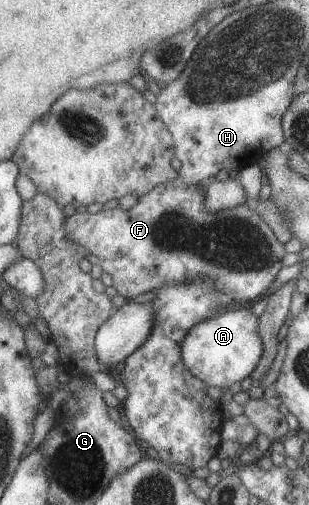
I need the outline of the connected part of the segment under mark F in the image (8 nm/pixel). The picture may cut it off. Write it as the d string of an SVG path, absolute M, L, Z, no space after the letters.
M176 177L157 184L150 192L137 197L136 204L128 210L116 206L96 214L74 213L64 219L63 229L68 240L96 256L101 270L110 274L111 286L122 298L132 298L162 284L188 281L198 274L210 278L215 285L222 285L222 290L234 303L260 298L262 292L272 284L276 272L284 267L279 261L285 253L283 244L246 204L208 213L203 207L203 192L197 184L189 185Z

